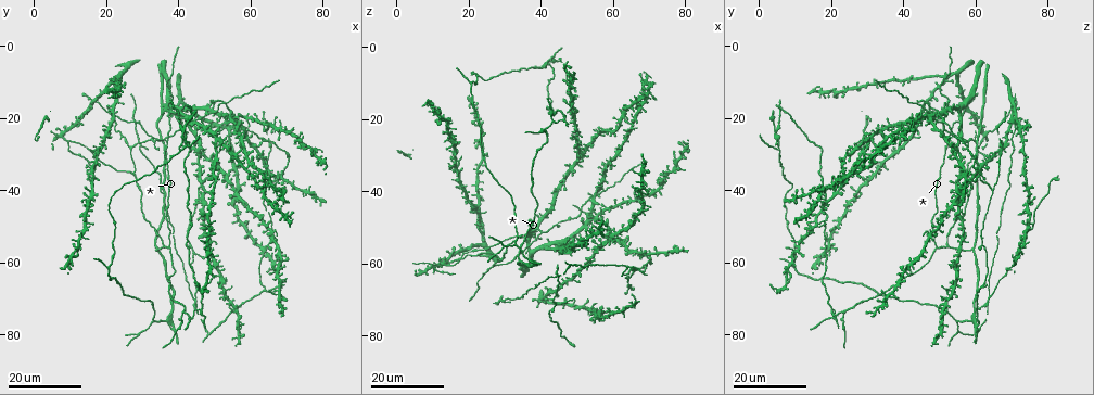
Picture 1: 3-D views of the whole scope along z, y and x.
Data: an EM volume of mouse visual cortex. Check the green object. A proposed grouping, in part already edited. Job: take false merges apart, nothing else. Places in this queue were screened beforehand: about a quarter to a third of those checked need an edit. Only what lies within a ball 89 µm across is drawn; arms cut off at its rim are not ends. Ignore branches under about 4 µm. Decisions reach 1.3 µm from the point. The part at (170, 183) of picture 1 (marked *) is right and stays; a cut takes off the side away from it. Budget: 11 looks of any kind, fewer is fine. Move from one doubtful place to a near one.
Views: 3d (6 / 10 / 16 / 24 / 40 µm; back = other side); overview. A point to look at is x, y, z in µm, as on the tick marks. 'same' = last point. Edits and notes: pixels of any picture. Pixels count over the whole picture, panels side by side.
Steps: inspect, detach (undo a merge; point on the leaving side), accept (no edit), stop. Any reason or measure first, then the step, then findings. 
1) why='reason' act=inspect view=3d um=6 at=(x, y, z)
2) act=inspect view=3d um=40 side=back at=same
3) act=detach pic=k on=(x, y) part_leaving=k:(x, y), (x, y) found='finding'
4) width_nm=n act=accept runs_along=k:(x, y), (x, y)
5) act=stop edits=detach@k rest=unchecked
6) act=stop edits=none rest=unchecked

why='a fork' act=inspect view=3d um=24 at=(45.0, 70.0, 63.0)

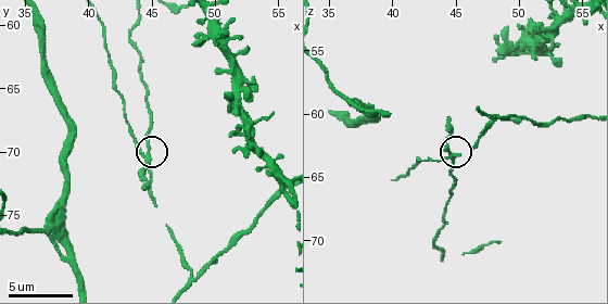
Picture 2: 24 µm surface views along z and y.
act=inspect view=3d um=10 at=same

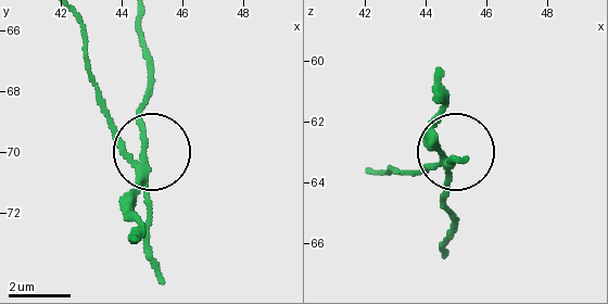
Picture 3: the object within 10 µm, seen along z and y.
arms=3 act=detach pic=3 on=(131, 208) found='two cells meet here'

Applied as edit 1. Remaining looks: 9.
act=inspect view=3d um=10 at=(36.4, 76.2, 59.0)

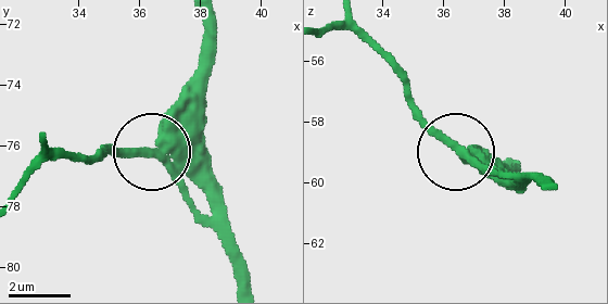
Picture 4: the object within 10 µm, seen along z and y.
act=inspect view=3d um=6 at=(36.4, 76.2, 58.8)

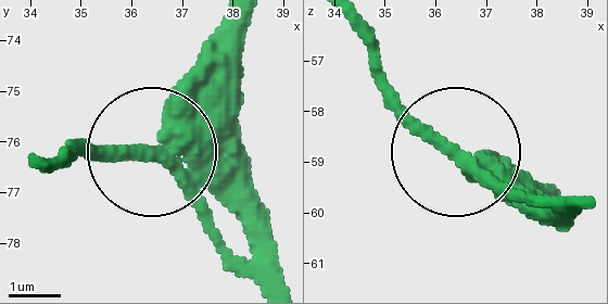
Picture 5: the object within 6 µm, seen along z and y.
act=accept found='all the same cell'

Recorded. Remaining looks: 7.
why='three arms meet' act=inspect view=3d um=16 at=(32.5, 76.0, 54.5)

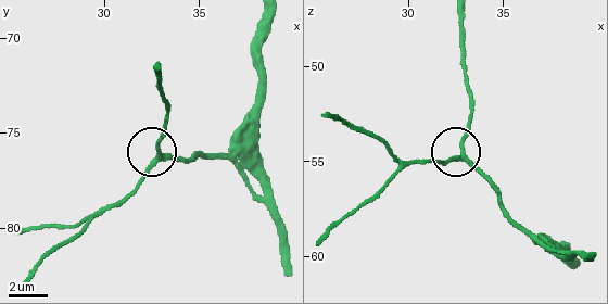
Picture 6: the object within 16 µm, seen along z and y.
act=inspect view=3d um=6 at=(32.8, 76.3, 54.5)

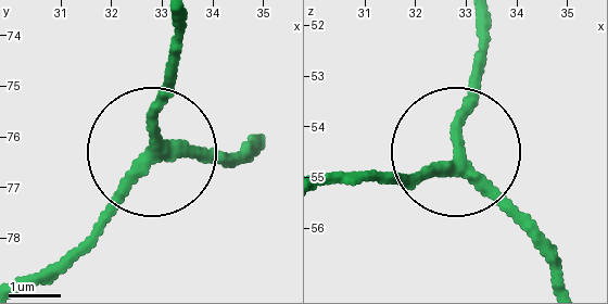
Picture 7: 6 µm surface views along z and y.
arms=3 act=accept found='all the same cell'

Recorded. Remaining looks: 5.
why='branch point' act=inspect view=3d um=16 at=(41.0, 29.0, 5.0)

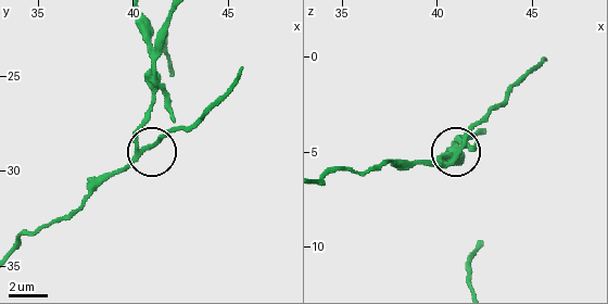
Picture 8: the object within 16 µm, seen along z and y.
act=inspect view=3d um=10 at=(40.5, 28.7, 5.7)

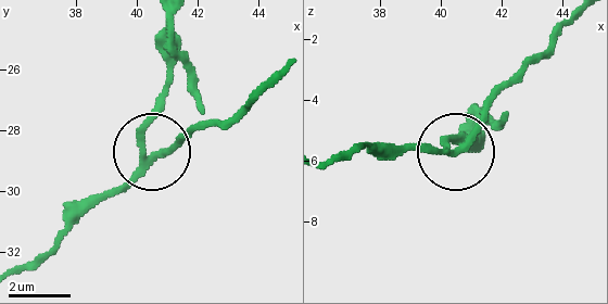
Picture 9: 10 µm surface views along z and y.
arms=3 act=detach pic=9 on=(155, 114) found='two cells meet here'

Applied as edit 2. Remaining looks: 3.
why='arms part here' act=inspect view=3d um=16 at=(41.0, 74.0, 23.5)

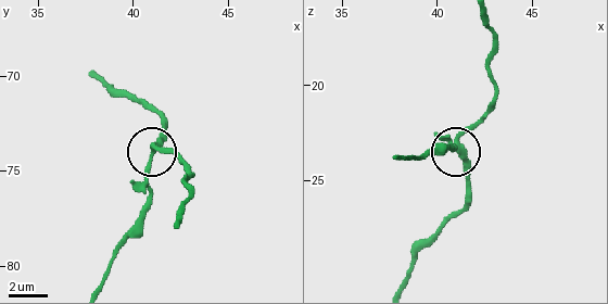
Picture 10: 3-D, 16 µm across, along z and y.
act=inspect view=3d um=6 at=same

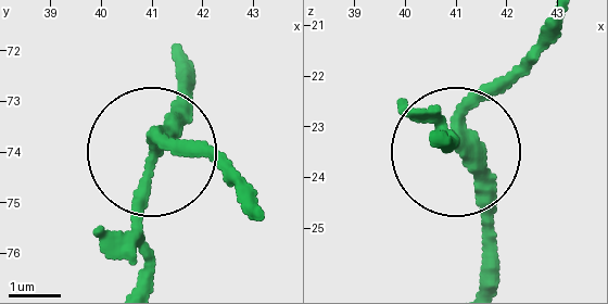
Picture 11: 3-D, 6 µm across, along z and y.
side_arm_um=12 act=accept runs_along=11:(172, 55), (176, 112), (150, 164), (137, 280) found='all the same cell'

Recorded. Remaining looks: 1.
act=stop edits=detach@3,detach@9 rest=unchecked

